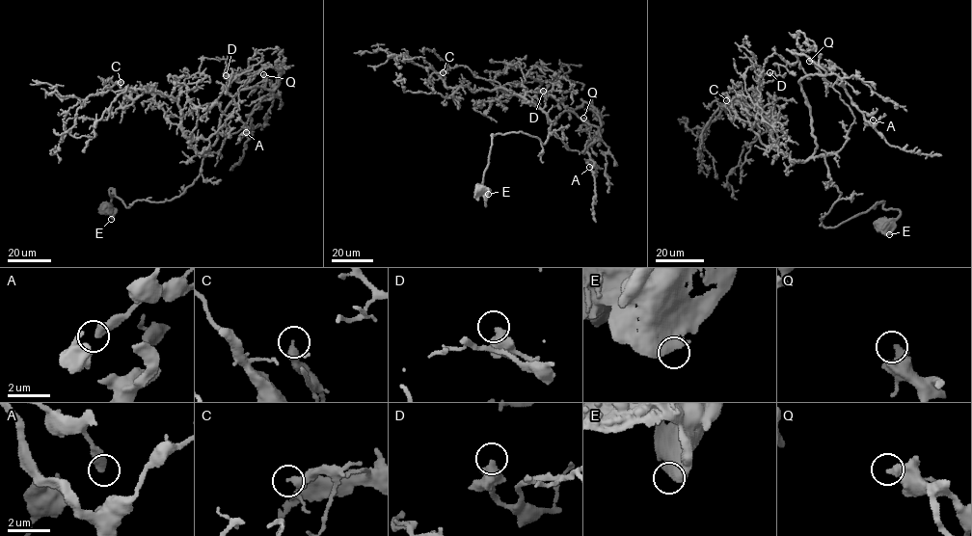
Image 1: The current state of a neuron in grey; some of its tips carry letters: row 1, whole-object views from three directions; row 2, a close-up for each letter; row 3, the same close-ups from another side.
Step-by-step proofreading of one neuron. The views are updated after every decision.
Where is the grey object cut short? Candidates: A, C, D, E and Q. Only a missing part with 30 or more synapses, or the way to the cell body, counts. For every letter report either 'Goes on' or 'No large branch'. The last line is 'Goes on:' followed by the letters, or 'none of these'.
A: No large branch
C: No large branch
D: No large branch
E: No large branch
Q: No large branch
Goes on: none of these

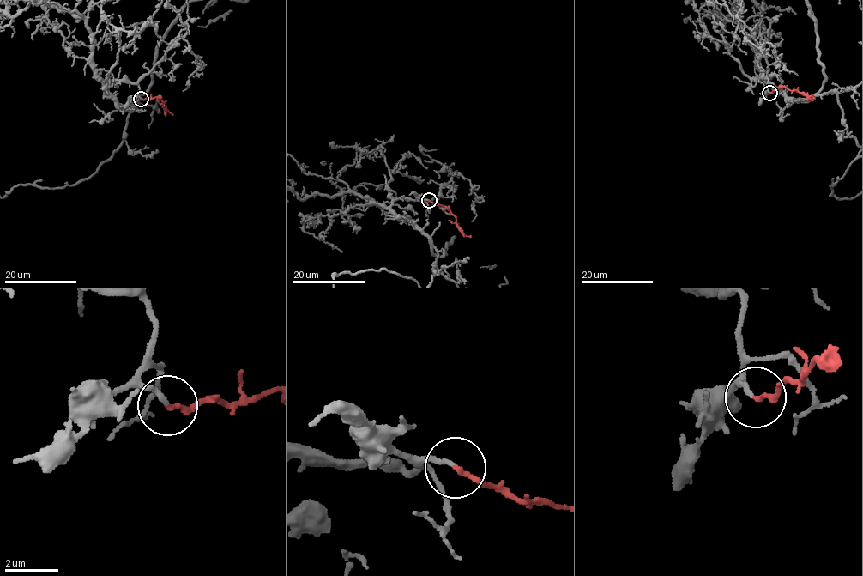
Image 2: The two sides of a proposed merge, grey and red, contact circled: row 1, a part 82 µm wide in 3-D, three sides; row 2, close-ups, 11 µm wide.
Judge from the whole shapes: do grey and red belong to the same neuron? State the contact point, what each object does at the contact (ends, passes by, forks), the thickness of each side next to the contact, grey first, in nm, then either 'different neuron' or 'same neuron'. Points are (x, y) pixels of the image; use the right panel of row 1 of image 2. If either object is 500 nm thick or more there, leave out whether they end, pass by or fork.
(769, 93) | grey ends | red ends | 170/170 nm | same neuron

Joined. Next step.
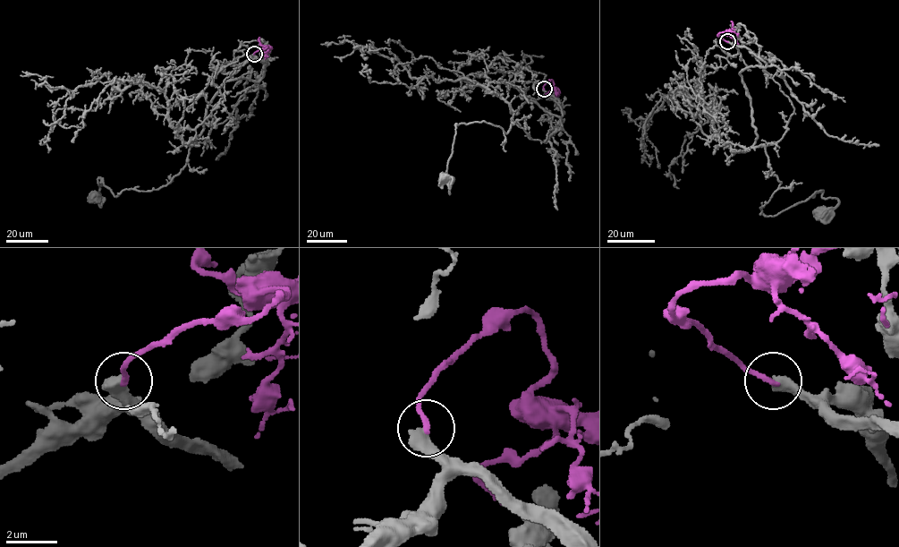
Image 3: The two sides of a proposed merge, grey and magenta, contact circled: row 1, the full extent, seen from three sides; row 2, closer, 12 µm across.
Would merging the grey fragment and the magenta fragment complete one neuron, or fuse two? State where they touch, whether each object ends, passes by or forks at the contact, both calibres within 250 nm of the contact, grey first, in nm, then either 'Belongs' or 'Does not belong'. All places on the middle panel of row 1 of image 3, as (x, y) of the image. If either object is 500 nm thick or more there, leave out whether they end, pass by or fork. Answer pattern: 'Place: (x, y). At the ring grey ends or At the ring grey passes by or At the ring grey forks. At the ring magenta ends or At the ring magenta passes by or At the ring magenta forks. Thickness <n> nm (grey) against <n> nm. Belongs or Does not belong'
Place: (544, 89). Thickness 550 nm (grey) against 200 nm. Does not belong

